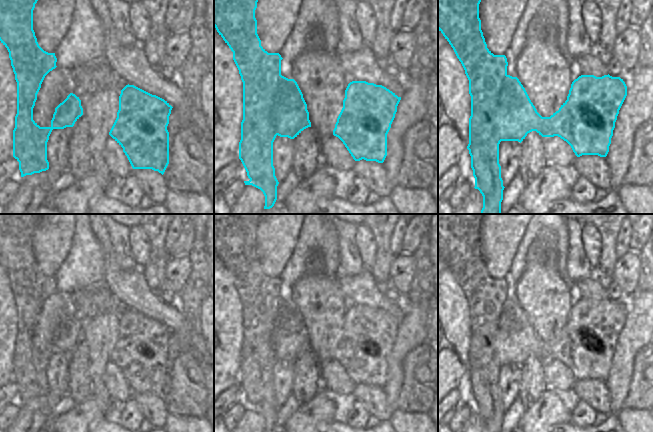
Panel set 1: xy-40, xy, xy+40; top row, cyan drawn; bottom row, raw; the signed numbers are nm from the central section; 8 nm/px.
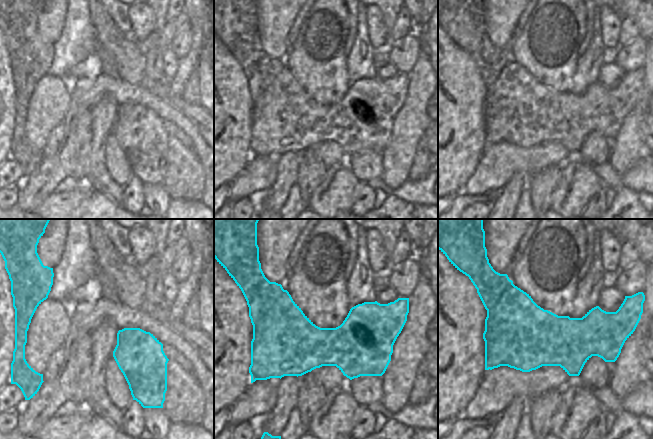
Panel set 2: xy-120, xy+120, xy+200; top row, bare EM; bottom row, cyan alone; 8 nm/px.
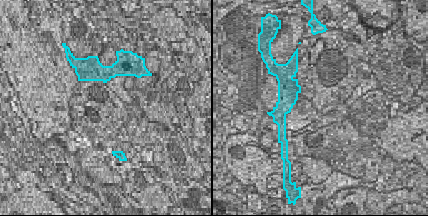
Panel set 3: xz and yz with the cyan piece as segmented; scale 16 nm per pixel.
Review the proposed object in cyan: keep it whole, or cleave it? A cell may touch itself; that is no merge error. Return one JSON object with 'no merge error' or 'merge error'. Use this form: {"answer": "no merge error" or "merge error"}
{"answer": "merge error"}

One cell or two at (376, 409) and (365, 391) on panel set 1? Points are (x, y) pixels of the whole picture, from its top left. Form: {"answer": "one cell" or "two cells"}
{"answer": "one cell"}

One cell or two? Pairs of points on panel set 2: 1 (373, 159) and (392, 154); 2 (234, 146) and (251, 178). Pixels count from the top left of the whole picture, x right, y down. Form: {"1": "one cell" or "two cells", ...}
{"1": "two cells", "2": "two cells"}

